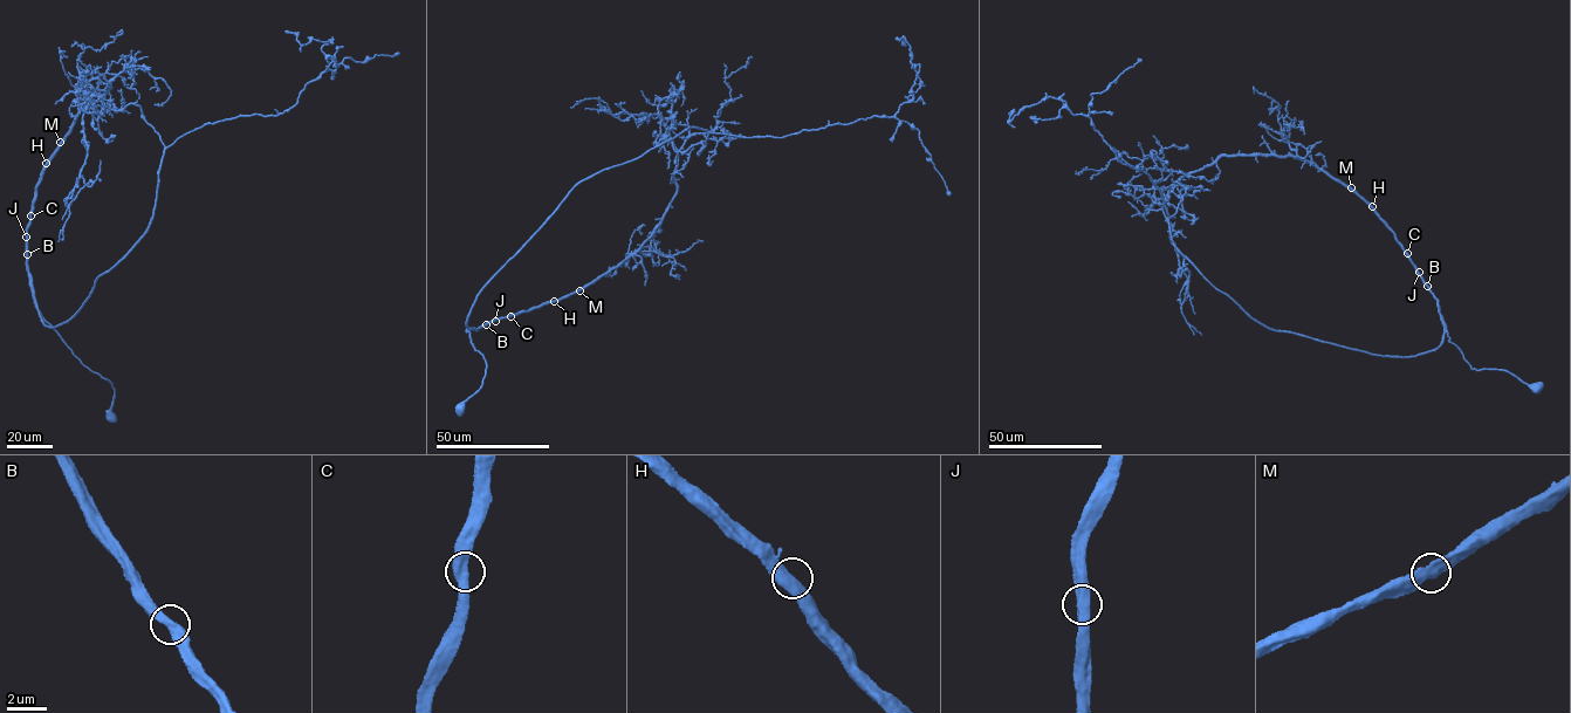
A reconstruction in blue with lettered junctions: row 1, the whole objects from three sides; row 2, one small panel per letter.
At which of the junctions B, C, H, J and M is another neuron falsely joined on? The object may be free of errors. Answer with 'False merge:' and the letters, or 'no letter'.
False merge: no letter

